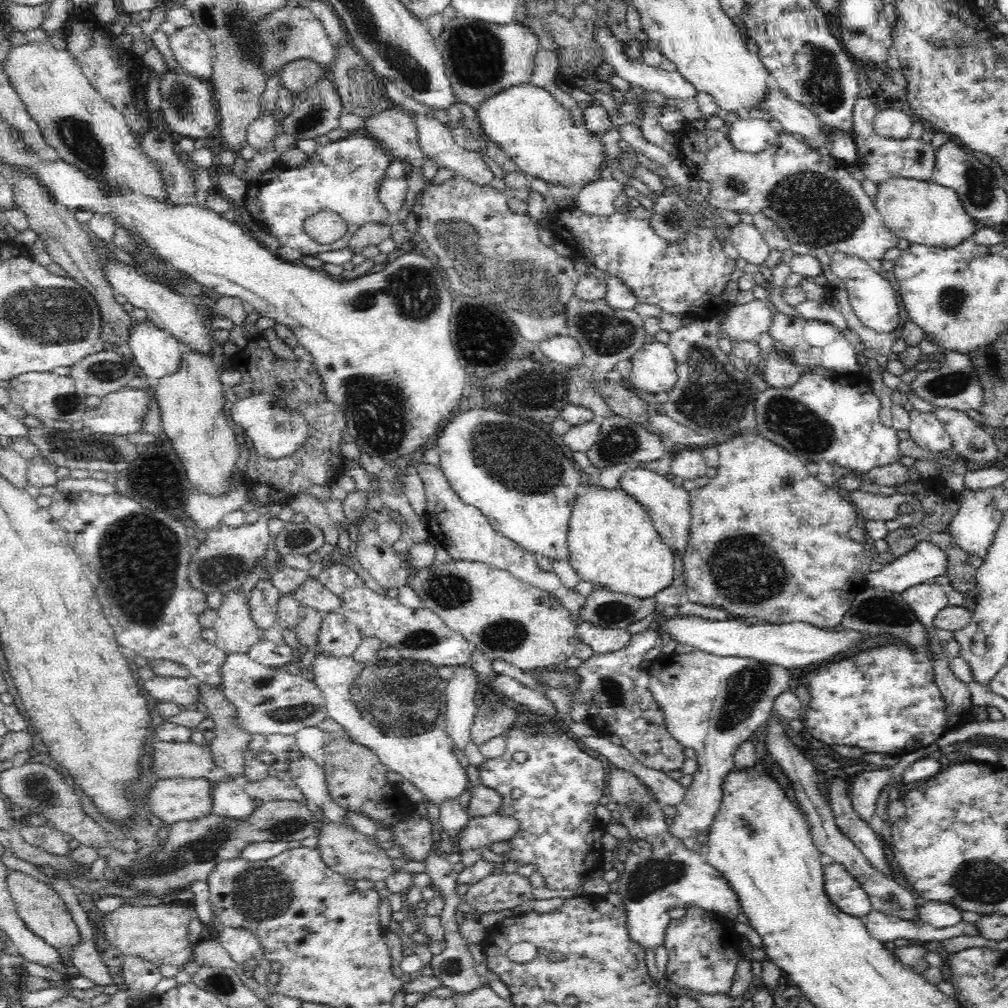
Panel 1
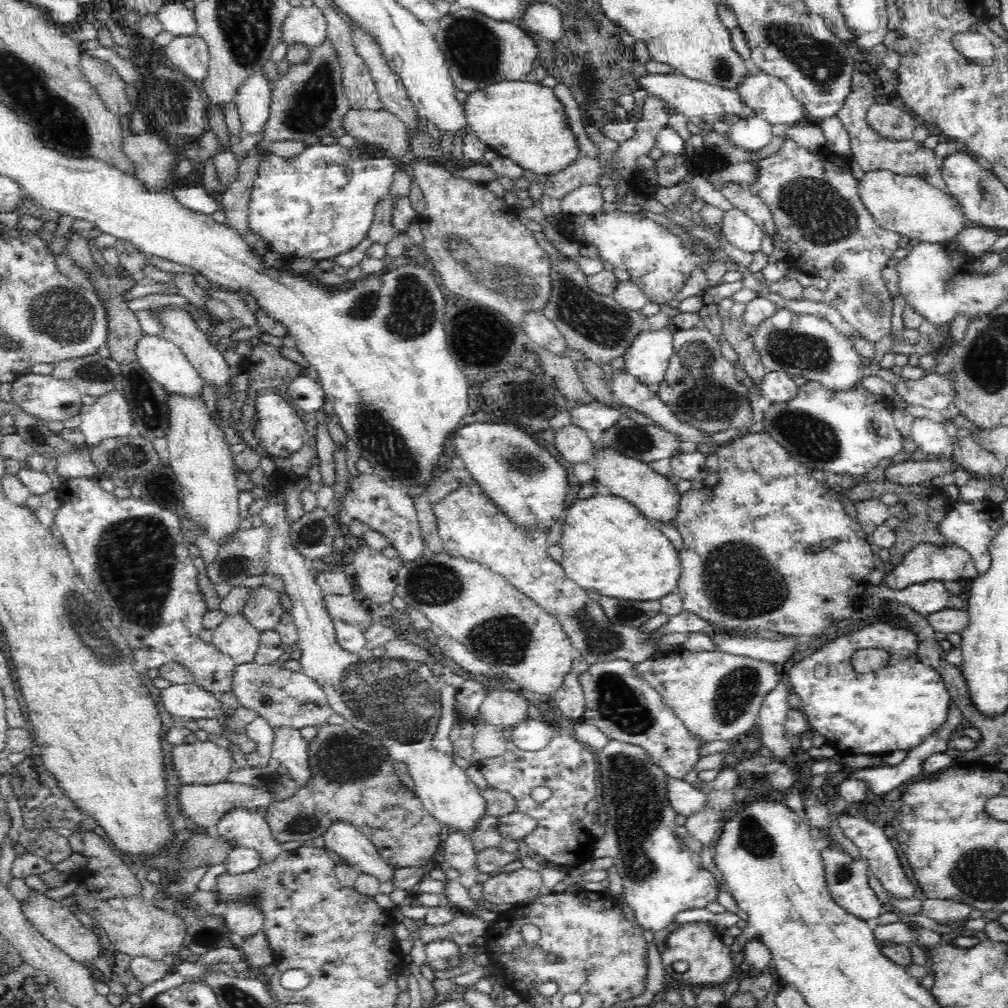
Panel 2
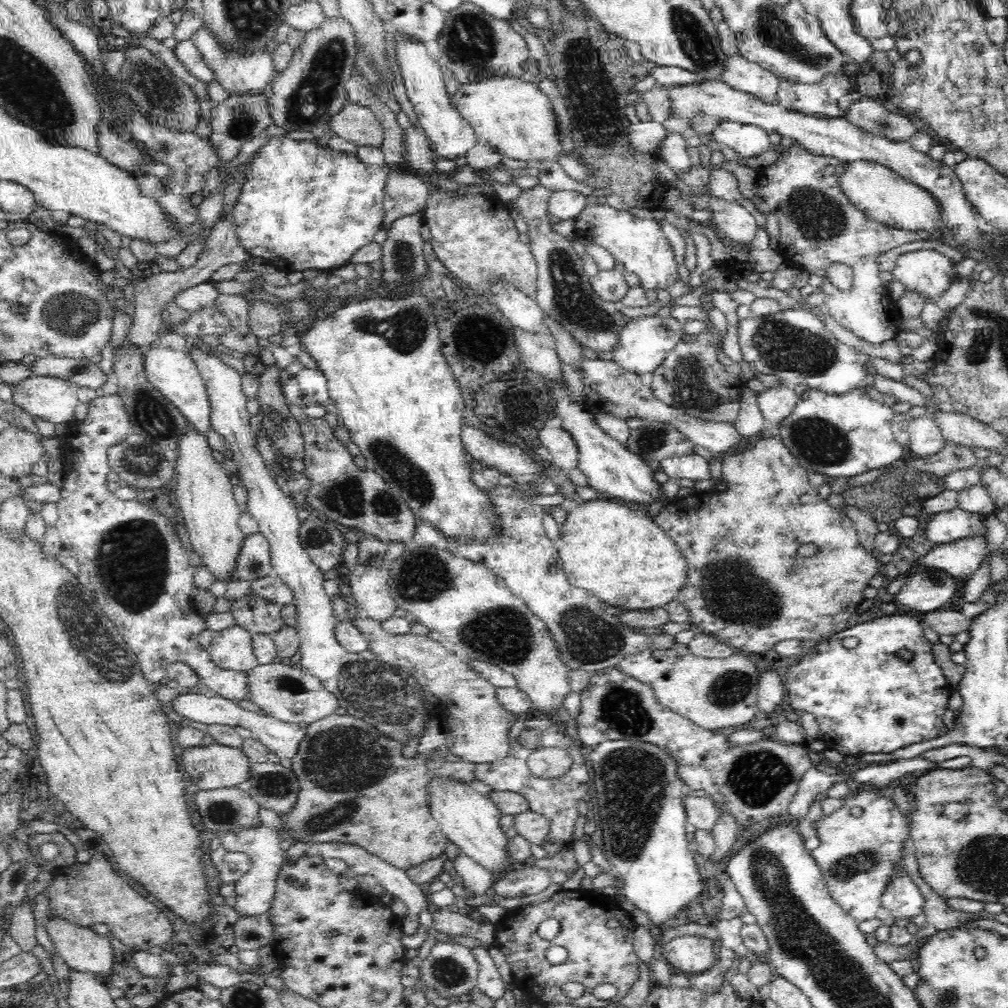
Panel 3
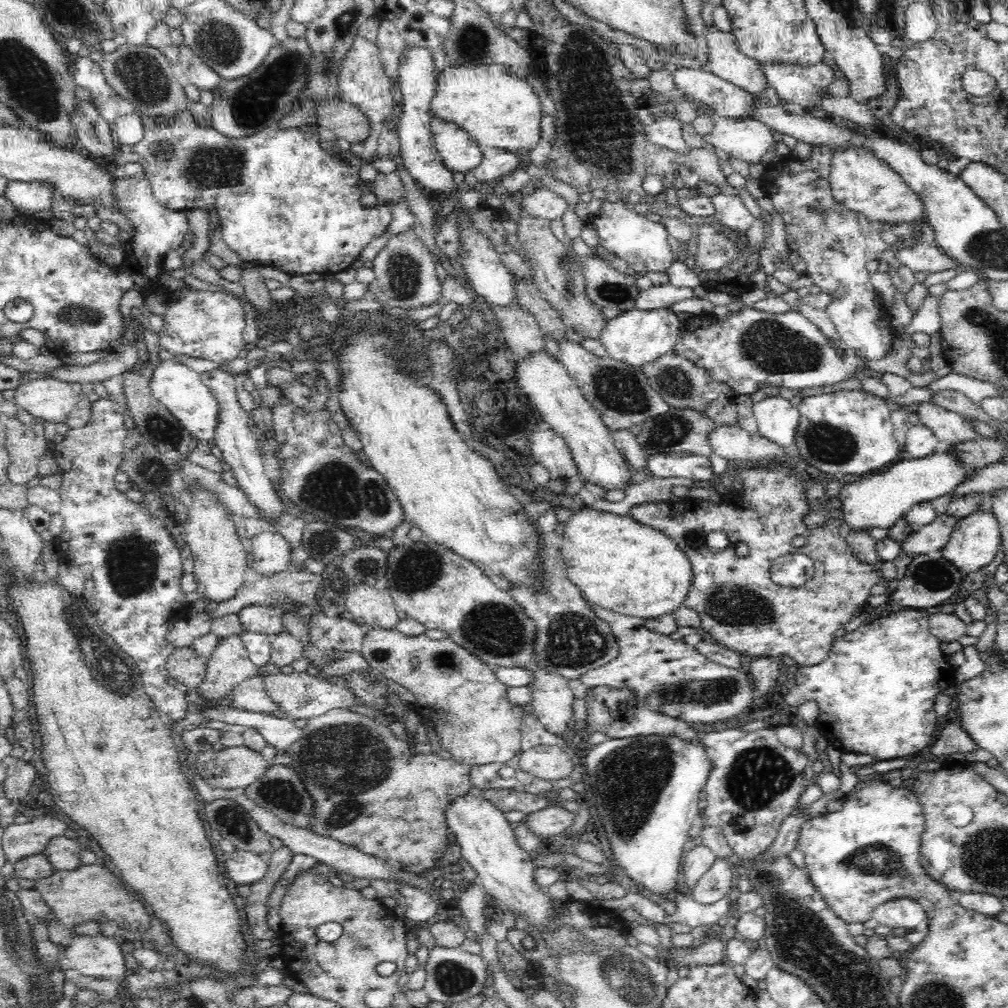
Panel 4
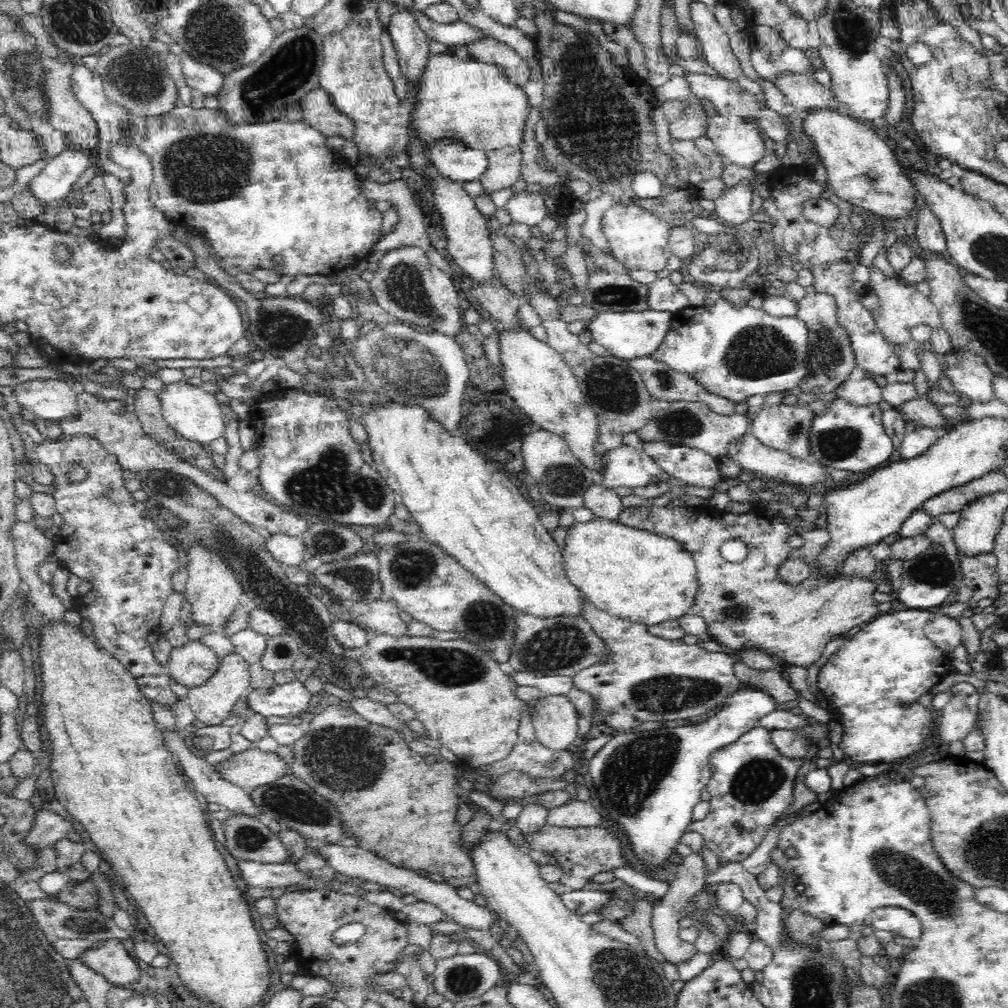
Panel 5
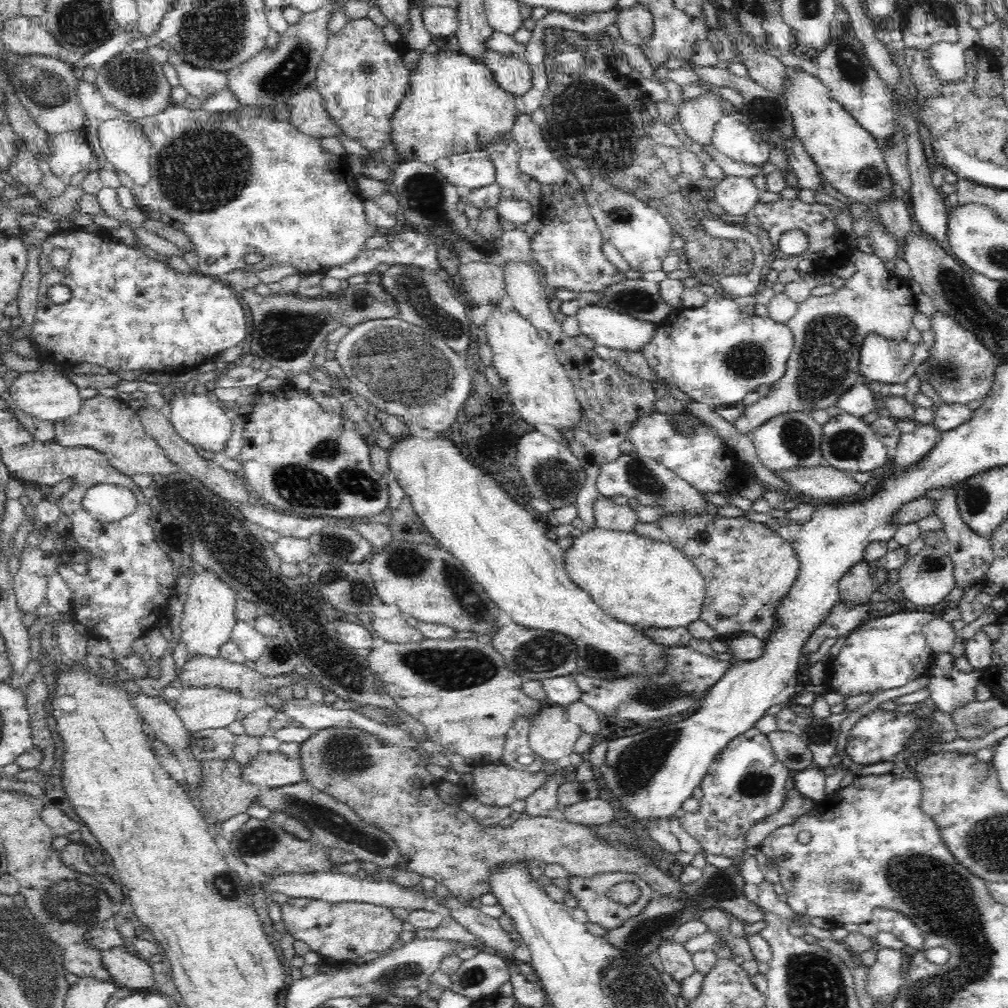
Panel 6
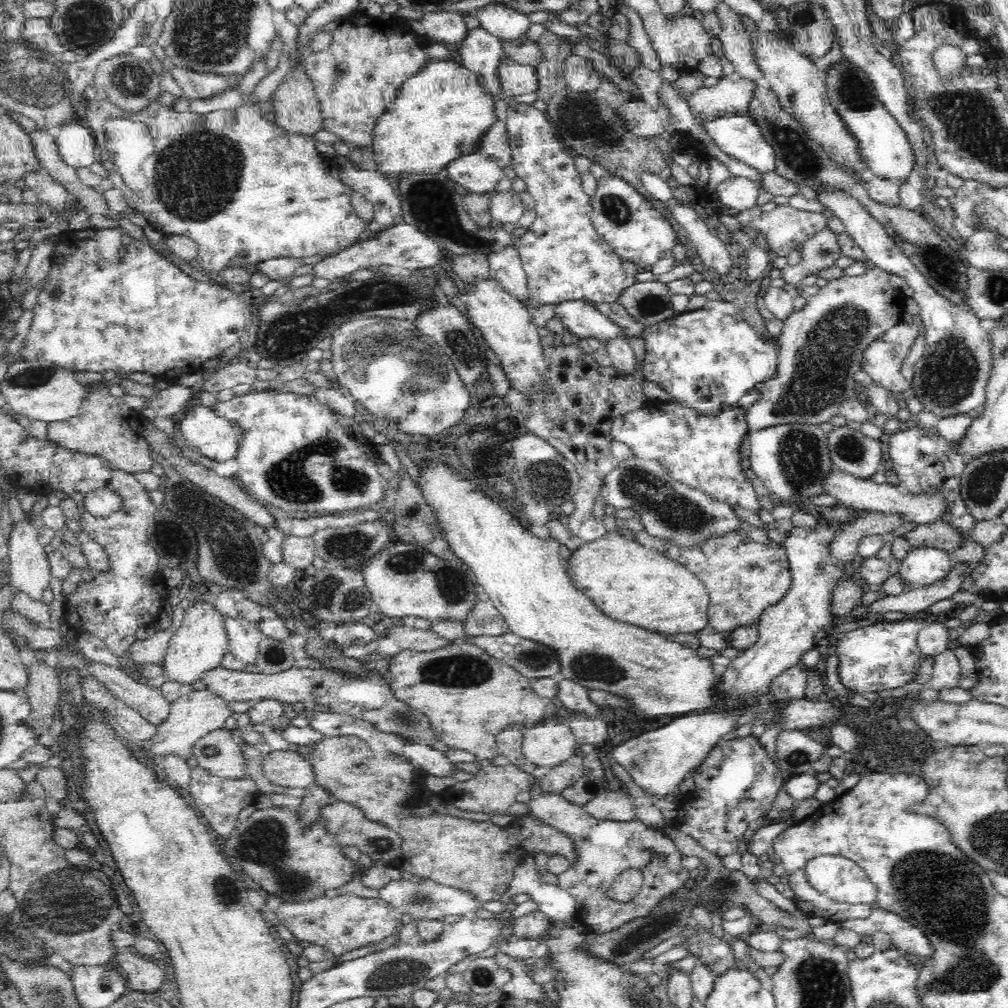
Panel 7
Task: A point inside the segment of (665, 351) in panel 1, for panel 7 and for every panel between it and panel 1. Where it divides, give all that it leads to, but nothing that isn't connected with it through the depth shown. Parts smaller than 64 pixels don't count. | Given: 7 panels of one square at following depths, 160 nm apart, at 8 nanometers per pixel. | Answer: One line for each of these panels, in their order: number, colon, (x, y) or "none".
2: (647, 356)
3: (642, 343)
4: (635, 337)
5: (627, 335)
6: (606, 327)
7: (582, 320)

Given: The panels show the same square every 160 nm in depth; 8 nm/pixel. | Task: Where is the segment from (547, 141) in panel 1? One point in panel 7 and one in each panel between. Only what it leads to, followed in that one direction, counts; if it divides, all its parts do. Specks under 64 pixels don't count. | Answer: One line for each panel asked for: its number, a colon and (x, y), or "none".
2: (523, 121)
3: (516, 118)
4: (499, 111)
5: (468, 101)
6: (453, 105)
7: (439, 114)

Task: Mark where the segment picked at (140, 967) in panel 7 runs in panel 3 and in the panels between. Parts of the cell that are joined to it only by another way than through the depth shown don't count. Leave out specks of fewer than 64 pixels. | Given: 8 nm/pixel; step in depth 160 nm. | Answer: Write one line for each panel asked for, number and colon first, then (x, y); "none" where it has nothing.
3: (83, 951)
4: (99, 957)
5: (109, 958)
6: (131, 972)

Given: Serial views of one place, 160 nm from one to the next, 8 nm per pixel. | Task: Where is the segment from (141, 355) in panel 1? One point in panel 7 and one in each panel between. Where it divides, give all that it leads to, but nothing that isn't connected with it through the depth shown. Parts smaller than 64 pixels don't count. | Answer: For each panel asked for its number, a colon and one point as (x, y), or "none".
2: (166, 363)
3: (174, 373)
4: (177, 387)
5: (197, 415)
6: (202, 423)
7: (213, 437)

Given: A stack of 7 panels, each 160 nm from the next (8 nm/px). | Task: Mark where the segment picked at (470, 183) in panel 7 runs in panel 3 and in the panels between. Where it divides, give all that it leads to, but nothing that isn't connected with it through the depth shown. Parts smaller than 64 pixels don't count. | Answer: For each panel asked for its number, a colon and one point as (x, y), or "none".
3: (450, 135)
4: (458, 153)
5: (458, 163)
6: (472, 170)

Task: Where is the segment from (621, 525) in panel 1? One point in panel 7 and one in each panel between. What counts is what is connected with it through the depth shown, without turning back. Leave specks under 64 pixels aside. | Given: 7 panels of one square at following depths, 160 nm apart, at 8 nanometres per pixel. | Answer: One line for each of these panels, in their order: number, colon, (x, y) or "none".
2: (608, 545)
3: (619, 555)
4: (617, 563)
5: (635, 575)
6: (643, 582)
7: (628, 582)

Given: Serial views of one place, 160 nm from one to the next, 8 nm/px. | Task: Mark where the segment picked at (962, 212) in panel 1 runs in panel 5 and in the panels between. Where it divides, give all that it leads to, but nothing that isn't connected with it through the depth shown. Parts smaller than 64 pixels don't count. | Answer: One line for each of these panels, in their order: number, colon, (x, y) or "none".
2: (907, 204)
3: (883, 195)
4: (865, 183)
5: (861, 169)

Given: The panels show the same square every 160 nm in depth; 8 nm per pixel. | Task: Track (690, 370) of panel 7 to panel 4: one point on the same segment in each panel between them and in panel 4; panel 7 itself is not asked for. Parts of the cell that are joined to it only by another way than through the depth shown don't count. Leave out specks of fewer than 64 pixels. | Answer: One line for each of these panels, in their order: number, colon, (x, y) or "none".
4: (752, 349)
5: (732, 351)
6: (716, 354)

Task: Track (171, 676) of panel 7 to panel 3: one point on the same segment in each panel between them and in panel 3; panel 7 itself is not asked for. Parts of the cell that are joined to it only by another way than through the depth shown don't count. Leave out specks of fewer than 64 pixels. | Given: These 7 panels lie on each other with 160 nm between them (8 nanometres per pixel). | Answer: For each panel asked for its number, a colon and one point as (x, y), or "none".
3: (205, 495)
4: (220, 562)
5: (213, 591)
6: (208, 617)

